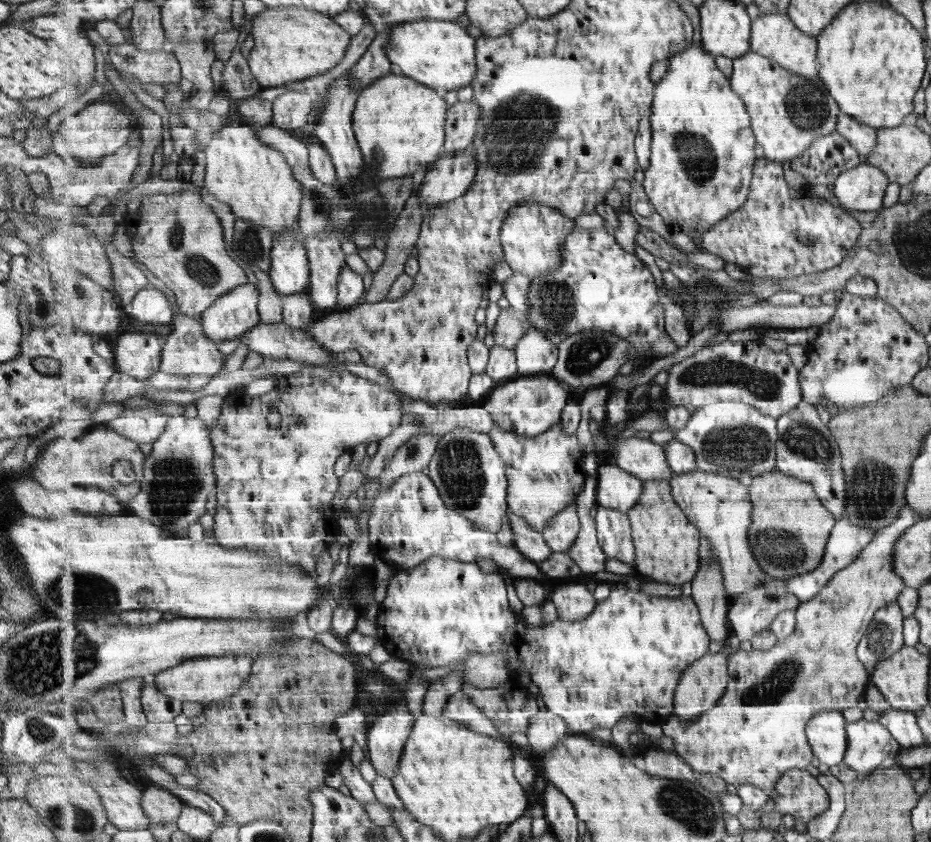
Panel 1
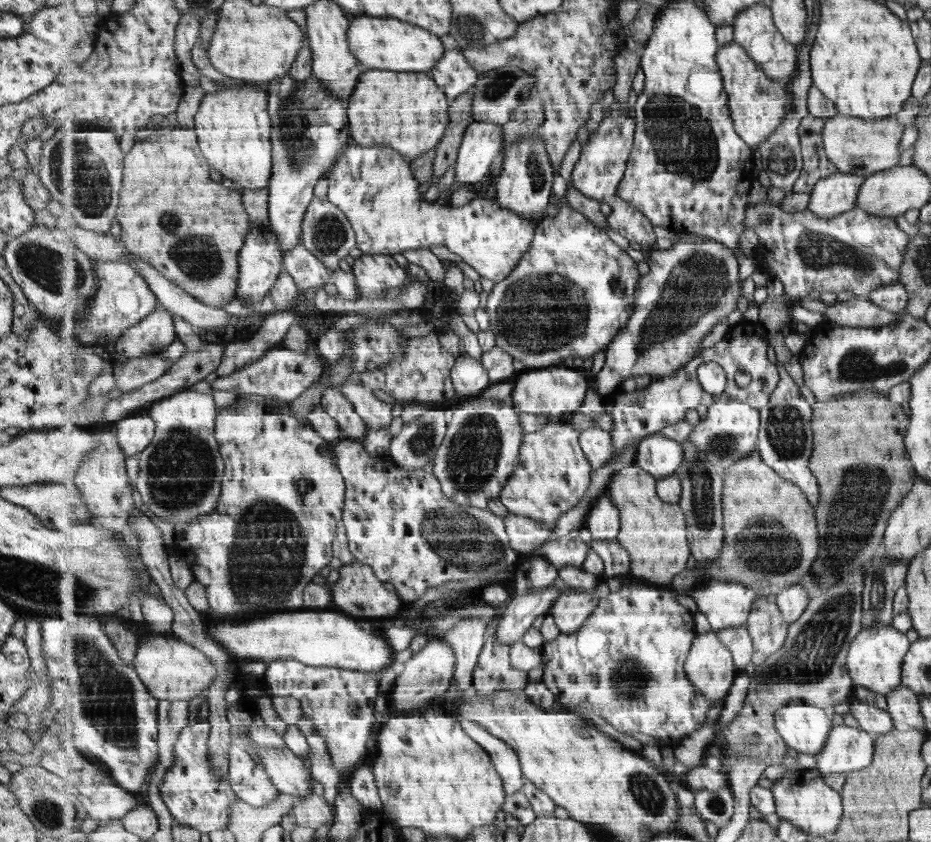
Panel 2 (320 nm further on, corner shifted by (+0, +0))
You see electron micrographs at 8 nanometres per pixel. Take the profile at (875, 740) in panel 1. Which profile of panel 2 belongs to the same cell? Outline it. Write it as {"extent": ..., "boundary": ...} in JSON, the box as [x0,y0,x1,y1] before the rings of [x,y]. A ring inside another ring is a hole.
{"extent":[815,726,876,776],"boundary":[[[835,726],[827,738],[826,748],[815,755],[816,767],[824,776],[867,769],[874,761],[875,739],[876,736],[859,727]]]}

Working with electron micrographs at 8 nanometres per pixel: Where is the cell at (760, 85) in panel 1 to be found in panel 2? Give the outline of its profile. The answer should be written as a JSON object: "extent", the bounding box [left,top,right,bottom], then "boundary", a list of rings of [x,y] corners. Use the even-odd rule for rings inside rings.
{"extent":[717,41,793,148],"boundary":[[[737,41],[721,46],[717,61],[722,71],[731,118],[734,118],[736,130],[749,146],[758,148],[793,110],[793,91],[788,90],[788,86],[783,81],[769,78],[762,67]]]}

